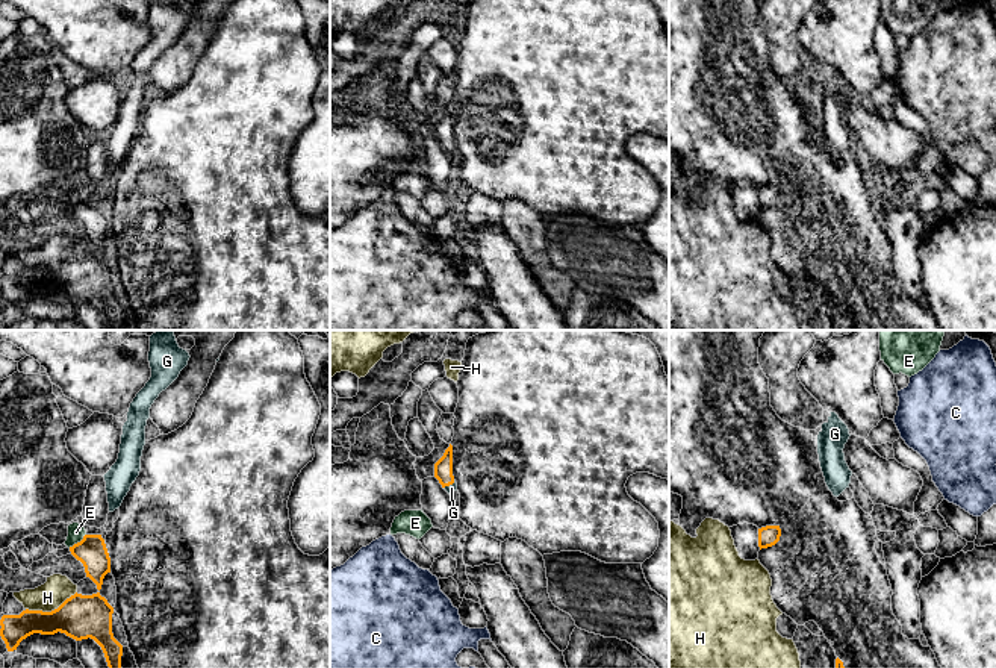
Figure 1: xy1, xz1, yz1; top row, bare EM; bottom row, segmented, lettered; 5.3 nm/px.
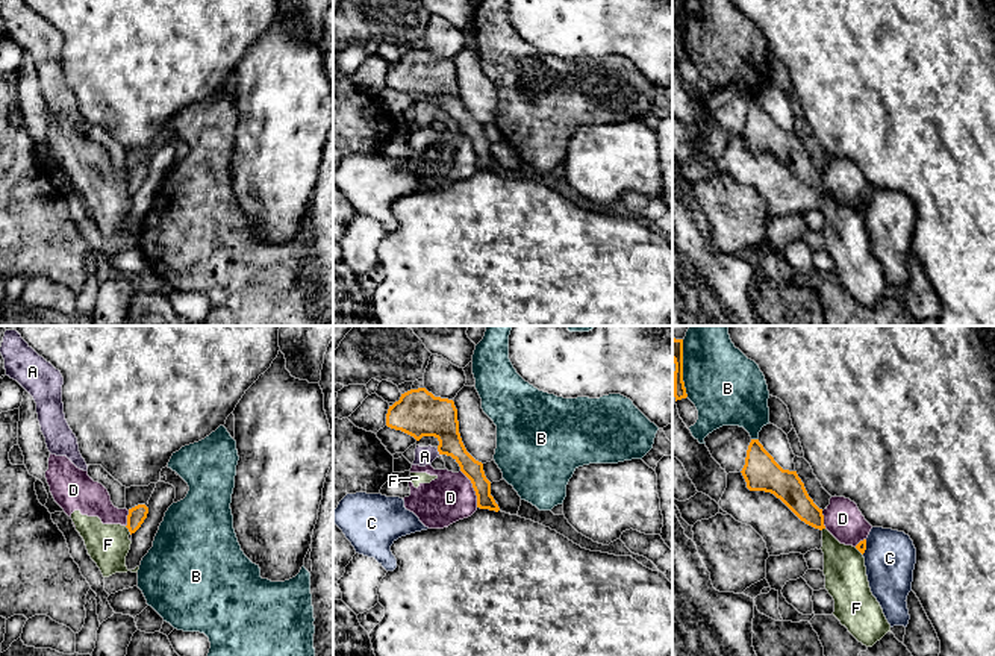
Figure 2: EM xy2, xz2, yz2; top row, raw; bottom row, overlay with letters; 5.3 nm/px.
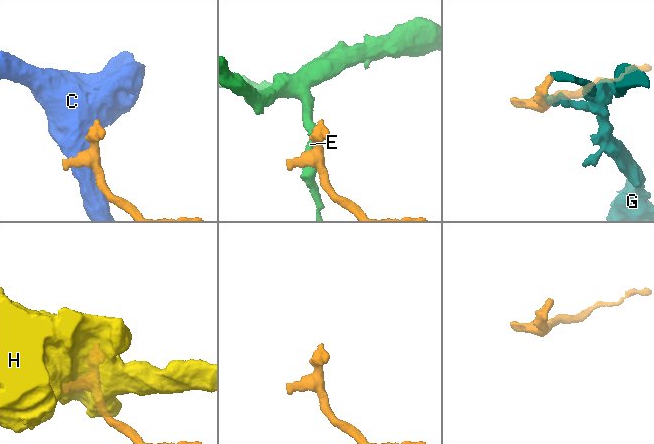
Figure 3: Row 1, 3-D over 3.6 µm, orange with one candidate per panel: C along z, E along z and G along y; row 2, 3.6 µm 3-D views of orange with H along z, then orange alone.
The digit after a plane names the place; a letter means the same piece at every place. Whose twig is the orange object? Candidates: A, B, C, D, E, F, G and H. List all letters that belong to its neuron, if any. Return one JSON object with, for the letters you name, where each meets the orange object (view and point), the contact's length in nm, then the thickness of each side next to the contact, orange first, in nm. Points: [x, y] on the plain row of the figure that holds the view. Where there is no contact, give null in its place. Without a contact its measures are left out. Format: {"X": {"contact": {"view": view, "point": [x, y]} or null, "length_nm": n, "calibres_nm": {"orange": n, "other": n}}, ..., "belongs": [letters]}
{"G": {"contact": {"view": "xz1", "point": [448, 146]}, "length_nm": 80, "calibres_nm": {"orange": 100, "other": 50}}, "belongs": ["G"]}

